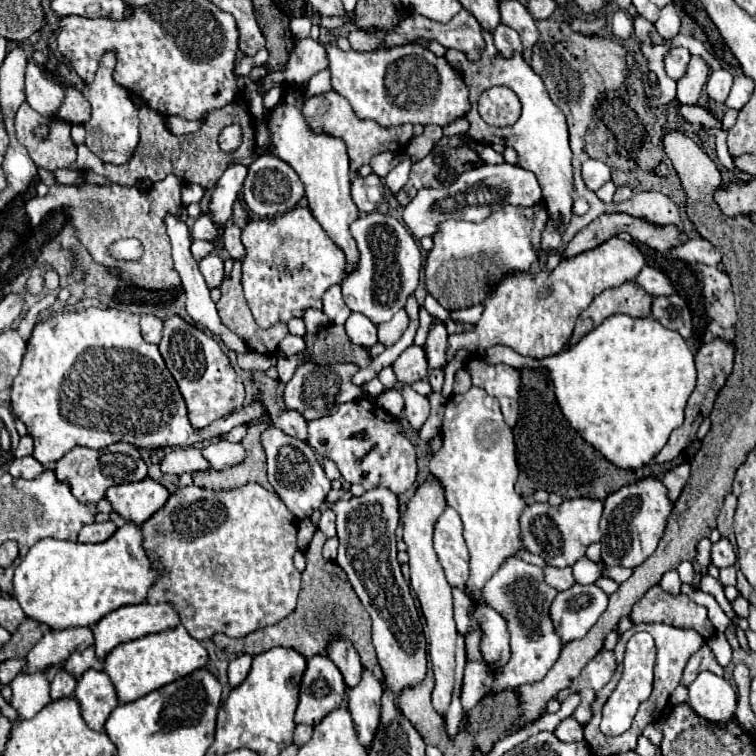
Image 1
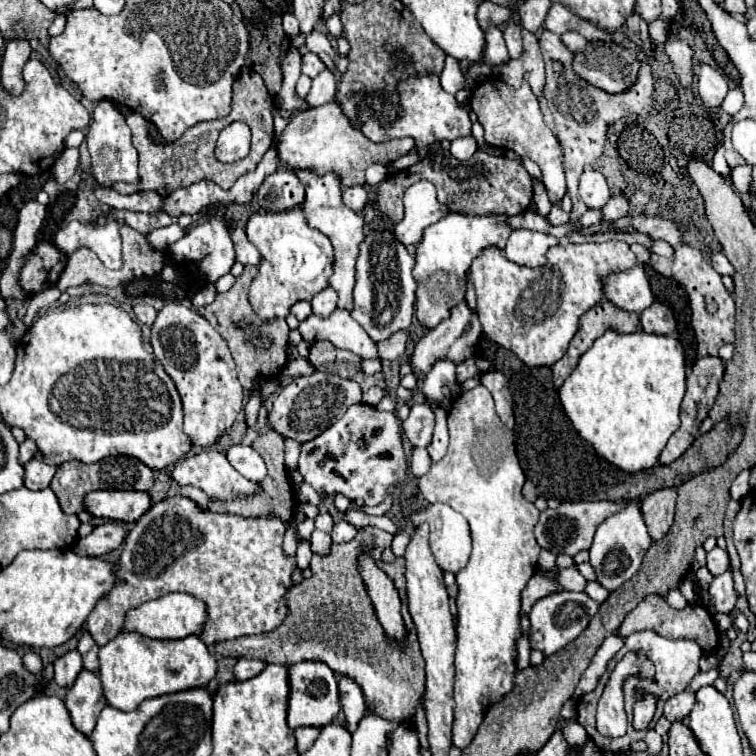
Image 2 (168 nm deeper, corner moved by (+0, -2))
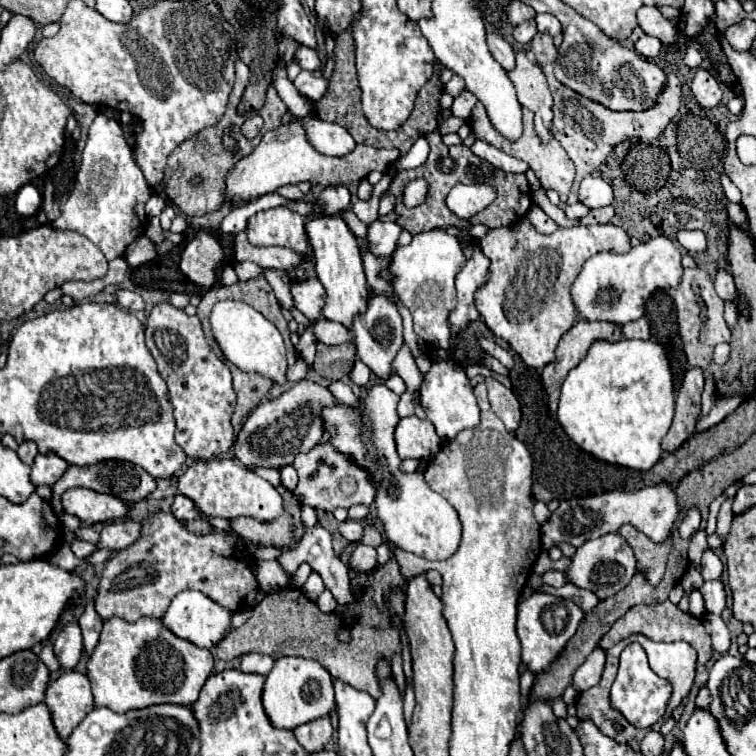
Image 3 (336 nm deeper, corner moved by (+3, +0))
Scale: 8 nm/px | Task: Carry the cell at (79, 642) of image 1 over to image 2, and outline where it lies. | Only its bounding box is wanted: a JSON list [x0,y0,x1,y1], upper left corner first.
[82,497,298,647]

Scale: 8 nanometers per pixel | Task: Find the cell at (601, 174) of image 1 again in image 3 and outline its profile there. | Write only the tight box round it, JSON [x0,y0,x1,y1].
[579,175,613,209]

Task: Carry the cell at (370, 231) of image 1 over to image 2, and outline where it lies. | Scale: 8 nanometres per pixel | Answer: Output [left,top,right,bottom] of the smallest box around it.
[350,229,416,339]

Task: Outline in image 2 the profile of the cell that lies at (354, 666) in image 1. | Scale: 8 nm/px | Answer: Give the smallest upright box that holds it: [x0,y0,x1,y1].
[338,675,366,731]

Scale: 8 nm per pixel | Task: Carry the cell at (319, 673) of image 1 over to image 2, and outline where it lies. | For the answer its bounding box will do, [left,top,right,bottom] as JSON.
[288,661,340,727]

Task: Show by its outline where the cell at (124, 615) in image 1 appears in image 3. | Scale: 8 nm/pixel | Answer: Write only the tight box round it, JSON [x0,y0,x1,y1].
[163,591,233,649]

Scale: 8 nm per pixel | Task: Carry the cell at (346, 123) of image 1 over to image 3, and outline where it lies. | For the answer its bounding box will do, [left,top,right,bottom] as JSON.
[223,121,399,205]

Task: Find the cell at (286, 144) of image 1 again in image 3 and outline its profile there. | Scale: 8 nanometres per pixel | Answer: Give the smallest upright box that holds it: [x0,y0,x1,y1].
[307,211,369,329]

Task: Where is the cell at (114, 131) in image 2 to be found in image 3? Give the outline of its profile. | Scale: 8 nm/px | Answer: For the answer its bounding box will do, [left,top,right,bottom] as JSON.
[55,113,151,261]

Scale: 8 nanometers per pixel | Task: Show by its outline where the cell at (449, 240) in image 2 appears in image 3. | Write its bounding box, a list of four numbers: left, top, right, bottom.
[389,229,465,349]

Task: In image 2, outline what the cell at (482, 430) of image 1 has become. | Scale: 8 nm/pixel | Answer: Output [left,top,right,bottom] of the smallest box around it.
[418,385,540,747]

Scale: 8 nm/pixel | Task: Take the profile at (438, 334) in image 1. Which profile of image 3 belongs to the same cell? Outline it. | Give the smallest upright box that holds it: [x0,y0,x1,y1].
[419,361,479,443]

